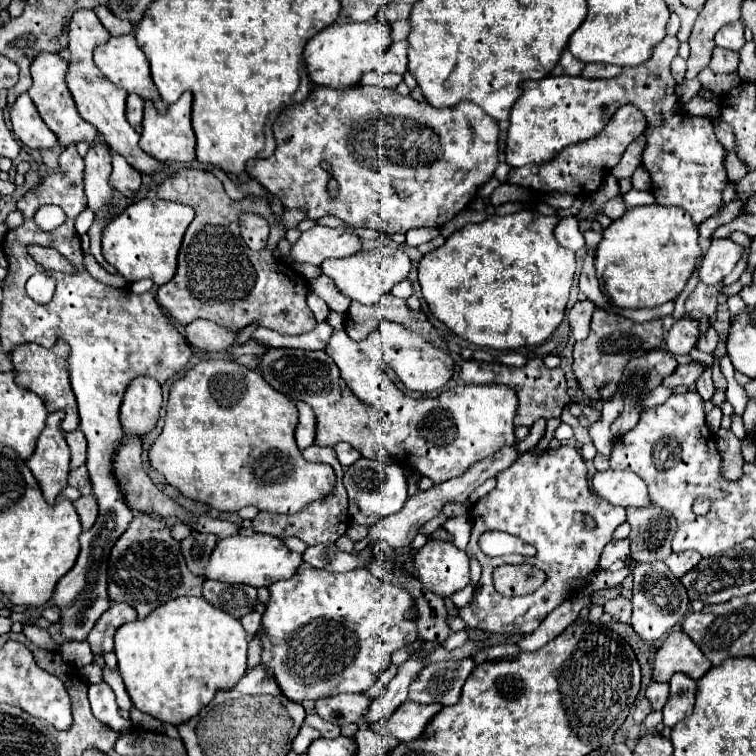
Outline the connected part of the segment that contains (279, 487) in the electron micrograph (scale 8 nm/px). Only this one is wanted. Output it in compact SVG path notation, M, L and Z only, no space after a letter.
M212 359L212 361L200 361L198 365L194 365L182 379L174 381L172 389L170 389L170 399L168 399L168 407L166 407L166 423L164 423L164 429L160 433L160 437L156 439L156 443L152 445L150 449L150 465L160 471L166 481L176 487L184 497L188 499L194 499L194 501L200 501L200 503L206 503L218 511L240 511L242 507L246 505L256 505L260 511L270 511L270 513L298 513L304 505L316 501L318 497L326 497L332 489L334 489L334 471L326 465L312 465L308 463L298 445L296 445L296 439L294 439L294 429L298 425L298 409L294 407L294 403L278 393L276 389L272 389L264 377L258 373L258 371L250 371L242 365L238 365L236 361L222 361L222 359Z

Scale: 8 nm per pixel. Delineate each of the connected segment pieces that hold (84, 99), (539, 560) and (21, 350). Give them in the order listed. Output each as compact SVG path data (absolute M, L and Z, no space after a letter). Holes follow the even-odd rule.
M78 9L68 25L68 35L70 35L70 53L72 53L72 61L68 65L68 75L66 75L66 83L68 89L76 101L78 113L92 123L98 133L104 137L104 141L110 145L110 149L118 155L122 155L134 169L138 169L140 173L156 173L160 171L164 165L156 159L152 159L150 155L146 155L142 149L138 149L138 139L140 135L130 127L130 123L126 121L124 115L124 105L126 105L126 91L122 87L116 87L114 83L110 83L104 73L94 65L92 61L92 51L96 45L106 43L110 39L110 33L104 29L104 25L100 23L100 19L96 17L94 11L88 9Z
M566 445L558 451L526 451L520 459L506 471L498 473L496 489L472 507L472 537L468 543L468 555L472 555L480 567L482 577L474 587L472 601L458 609L466 627L480 629L488 633L506 635L526 635L538 629L538 625L552 613L558 605L574 595L570 585L572 579L582 579L598 571L598 559L606 543L612 541L612 533L618 525L626 521L626 509L610 505L606 499L598 497L588 485L586 463L578 449ZM586 515L594 519L594 527L586 525ZM498 529L510 535L526 539L538 549L532 559L490 559L478 547L478 537L484 531ZM502 563L530 563L546 573L546 583L530 595L504 597L492 585L492 573Z
M58 341L52 349L44 349L36 343L22 343L10 351L14 369L18 371L16 383L34 391L38 397L42 397L46 409L52 411L66 411L66 419L62 421L62 429L74 431L78 429L78 407L74 401L74 393L70 389L70 377L68 377L68 355L70 355L70 345L64 341Z

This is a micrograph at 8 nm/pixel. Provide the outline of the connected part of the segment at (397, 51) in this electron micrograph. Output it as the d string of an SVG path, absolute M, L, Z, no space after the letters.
M400 41L400 43L392 43L390 49L386 49L384 53L384 61L378 69L380 75L384 73L398 73L398 75L404 75L408 69L408 59L406 59L406 51L408 51L408 43L406 41Z

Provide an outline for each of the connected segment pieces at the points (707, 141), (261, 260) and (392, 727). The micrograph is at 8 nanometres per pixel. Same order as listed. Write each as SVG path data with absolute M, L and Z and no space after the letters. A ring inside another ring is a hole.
M666 37L648 61L622 69L622 73L612 79L560 75L524 81L522 97L514 103L510 113L506 163L510 167L546 163L564 147L598 135L620 105L634 103L646 115L648 127L652 129L648 133L642 165L652 177L652 195L656 203L682 207L696 225L716 215L724 207L722 191L728 185L724 169L726 149L716 139L714 125L708 117L690 117L676 111L676 81L670 75L670 61L678 55L678 47L680 41L676 37Z
M180 169L176 175L166 177L156 195L164 201L190 205L196 211L180 247L178 271L172 281L158 289L158 301L174 321L188 325L194 319L210 319L236 331L256 323L282 335L300 335L314 329L316 321L306 305L308 281L304 285L300 273L274 257L274 249L284 239L286 229L274 217L268 199L246 197L244 201L232 201L222 183L212 173L200 169ZM240 211L254 211L268 219L270 239L266 249L252 251L242 241L238 225Z
M414 701L402 703L394 715L384 723L372 723L370 727L384 737L396 737L400 741L420 739L442 705L418 705Z

